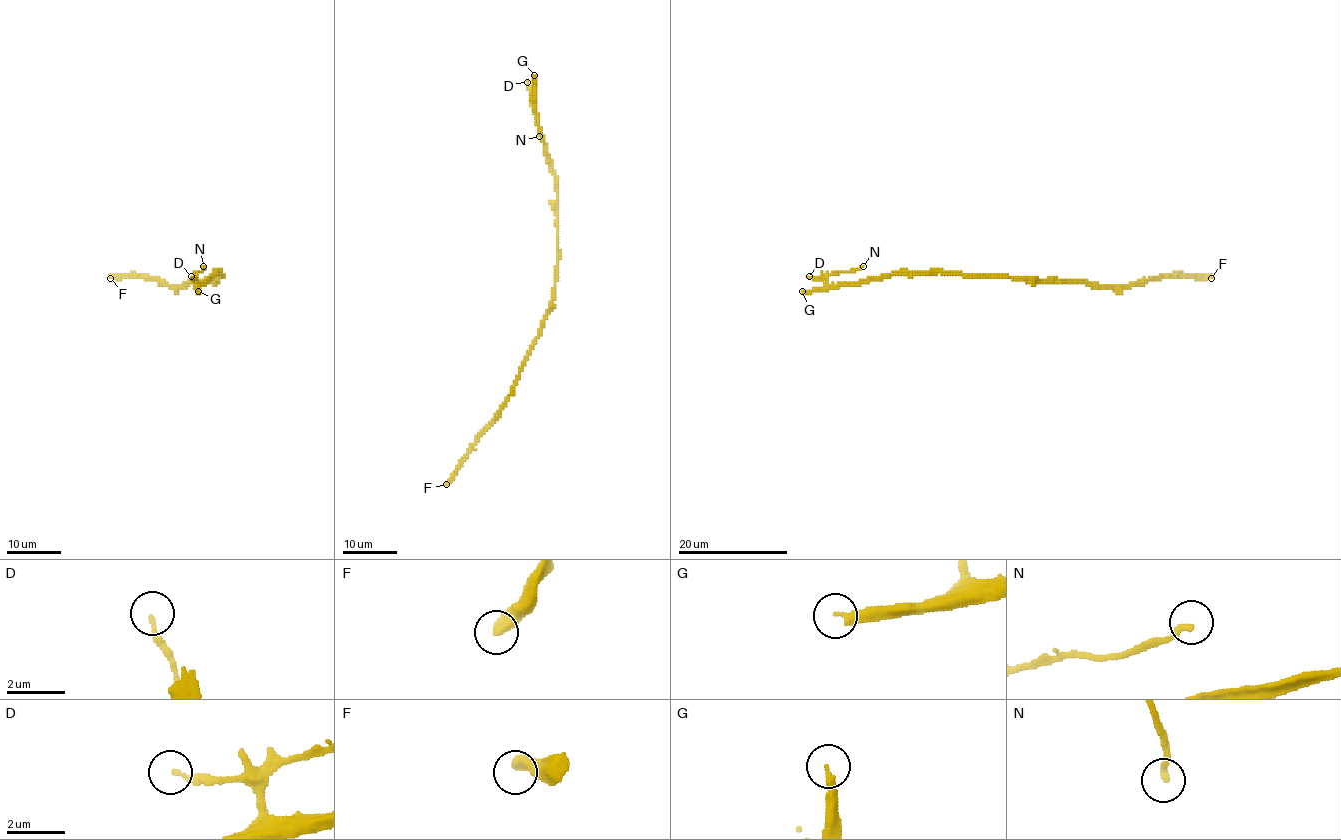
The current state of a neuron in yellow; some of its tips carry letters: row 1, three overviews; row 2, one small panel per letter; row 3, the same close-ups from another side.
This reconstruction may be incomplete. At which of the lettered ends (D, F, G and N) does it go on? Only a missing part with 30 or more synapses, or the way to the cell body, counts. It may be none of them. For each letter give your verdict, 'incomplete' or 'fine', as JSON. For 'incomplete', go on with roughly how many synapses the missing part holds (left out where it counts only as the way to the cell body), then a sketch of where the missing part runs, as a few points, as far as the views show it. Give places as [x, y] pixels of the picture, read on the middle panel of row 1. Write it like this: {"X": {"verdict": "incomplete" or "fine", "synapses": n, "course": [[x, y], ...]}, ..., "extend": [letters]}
{"D": {"verdict": "fine"}, "F": {"verdict": "fine"}, "G": {"verdict": "incomplete", "synapses": 250}, "N": {"verdict": "fine"}, "extend": ["G"]}

